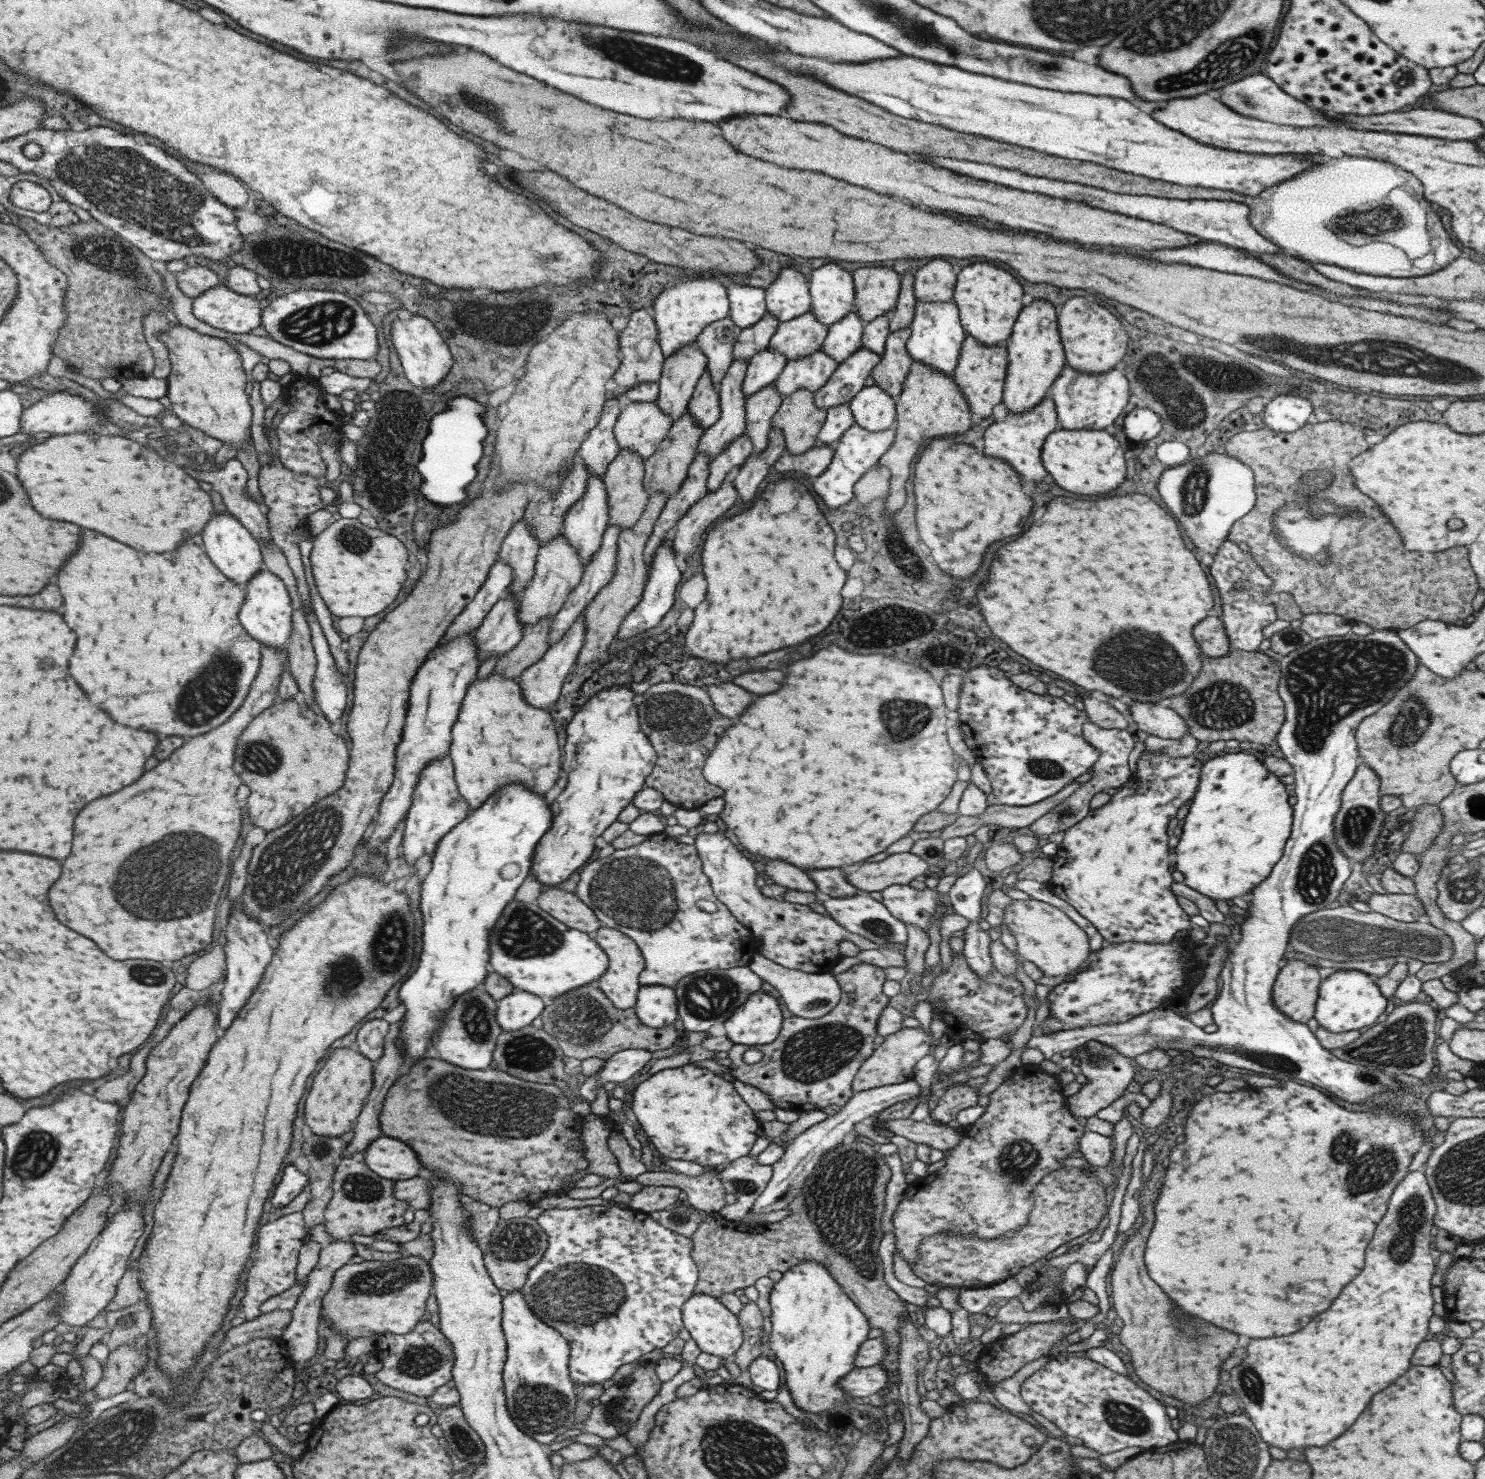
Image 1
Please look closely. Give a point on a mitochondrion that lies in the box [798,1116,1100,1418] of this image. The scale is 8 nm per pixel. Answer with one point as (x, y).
(840, 1197)

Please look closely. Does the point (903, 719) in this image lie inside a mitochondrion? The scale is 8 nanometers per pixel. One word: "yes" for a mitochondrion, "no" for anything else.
yes

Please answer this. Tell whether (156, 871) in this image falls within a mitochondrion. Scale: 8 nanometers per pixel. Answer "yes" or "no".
yes

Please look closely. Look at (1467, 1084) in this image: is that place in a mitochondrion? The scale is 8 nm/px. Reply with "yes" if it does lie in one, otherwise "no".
no

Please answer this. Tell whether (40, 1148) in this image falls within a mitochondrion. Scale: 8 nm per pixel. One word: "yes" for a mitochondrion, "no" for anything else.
yes

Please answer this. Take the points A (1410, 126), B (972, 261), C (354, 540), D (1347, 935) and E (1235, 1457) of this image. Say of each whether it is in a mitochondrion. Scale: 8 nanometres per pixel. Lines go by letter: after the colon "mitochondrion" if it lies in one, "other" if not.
A: other
B: other
C: mitochondrion
D: mitochondrion
E: mitochondrion

